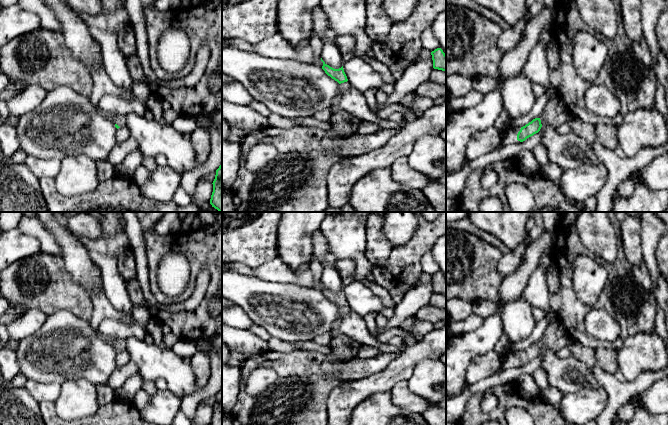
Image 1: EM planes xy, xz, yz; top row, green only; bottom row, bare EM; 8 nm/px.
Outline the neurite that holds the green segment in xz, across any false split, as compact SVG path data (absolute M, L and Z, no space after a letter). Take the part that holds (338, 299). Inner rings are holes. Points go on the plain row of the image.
M321 282L321 285L323 286L322 293L325 295L325 297L330 300L332 303L337 305L339 307L339 317L338 319L332 324L332 331L337 330L340 327L340 324L343 320L343 317L345 314L347 314L350 310L350 307L347 303L347 300L344 296L343 290L339 293L334 293L327 289Z

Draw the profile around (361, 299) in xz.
M358 280L346 285L343 293L350 309L362 317L369 313L379 315L383 309L391 308L387 307L378 296Z

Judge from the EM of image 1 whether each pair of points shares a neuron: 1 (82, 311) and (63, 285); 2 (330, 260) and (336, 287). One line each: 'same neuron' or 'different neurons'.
1: same neuron
2: same neuron

